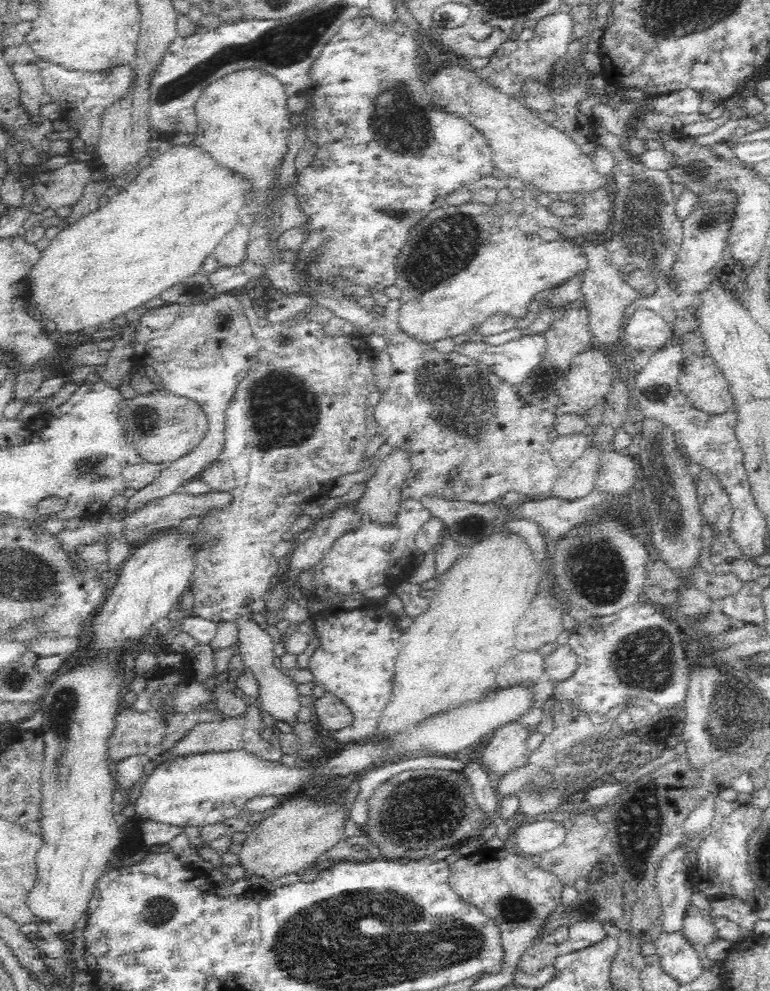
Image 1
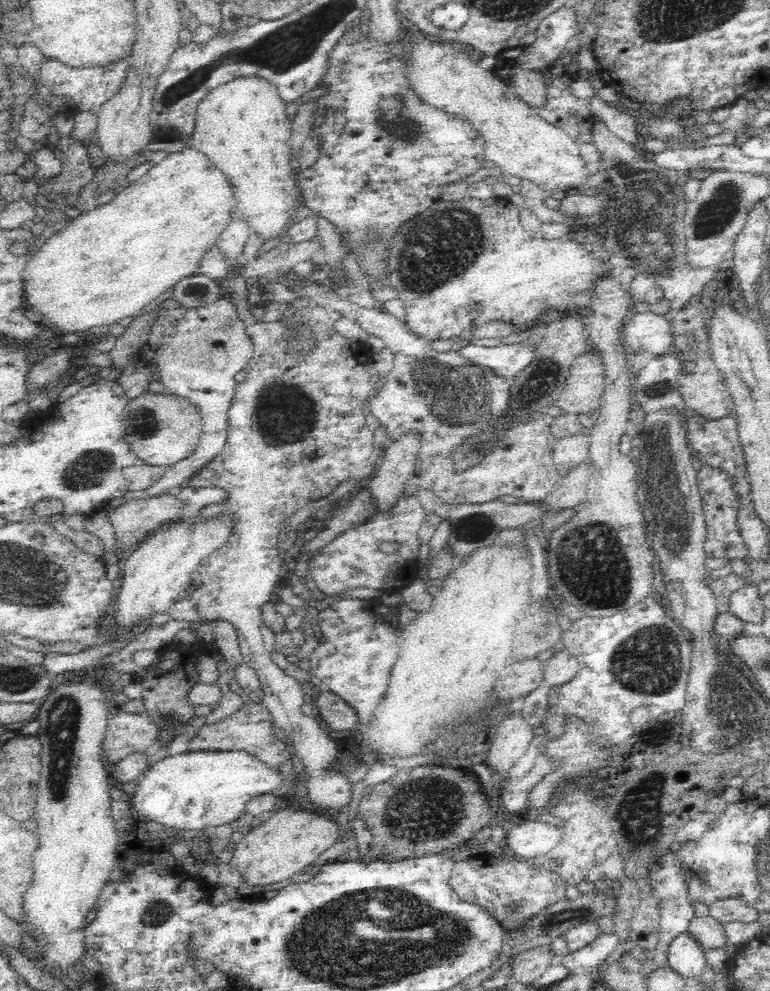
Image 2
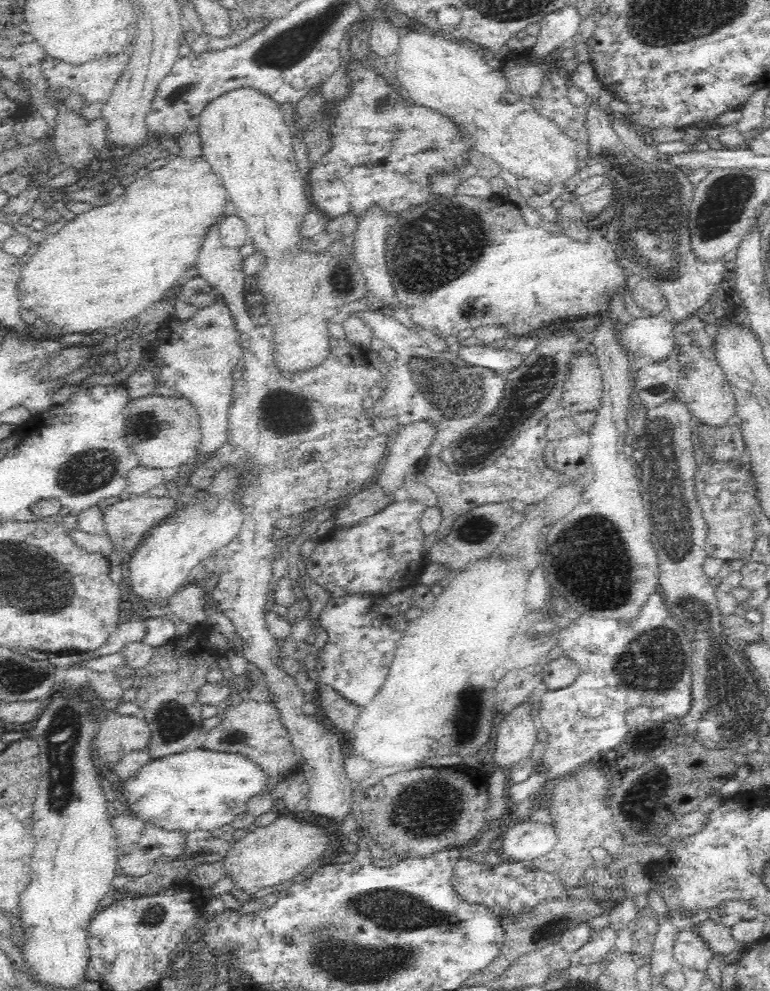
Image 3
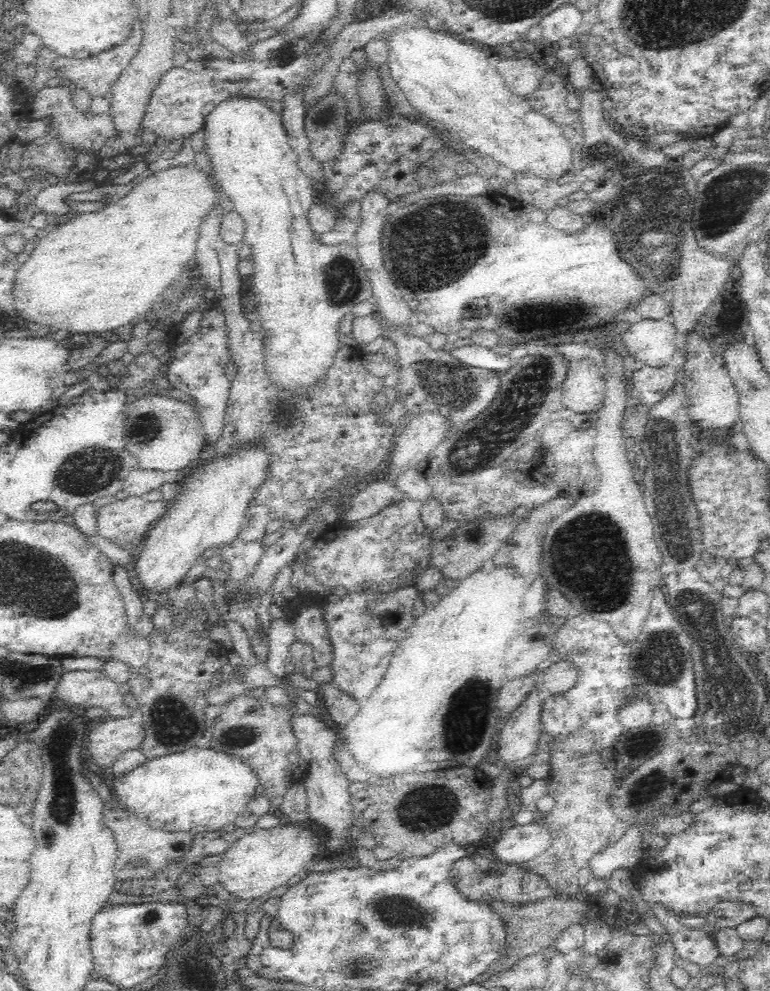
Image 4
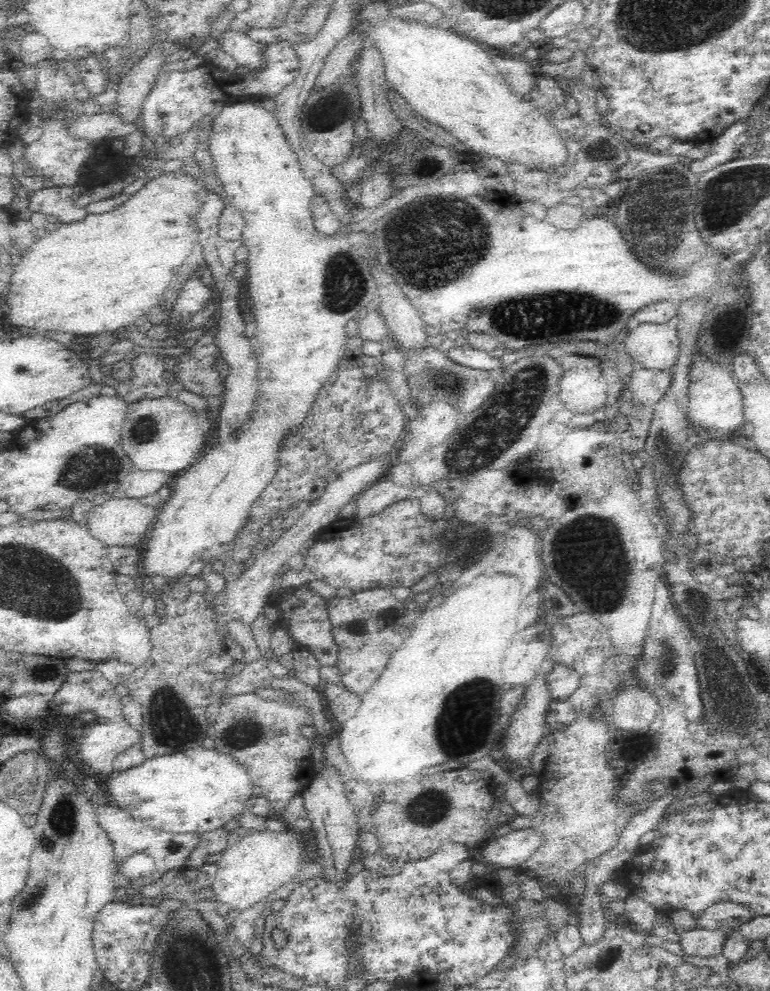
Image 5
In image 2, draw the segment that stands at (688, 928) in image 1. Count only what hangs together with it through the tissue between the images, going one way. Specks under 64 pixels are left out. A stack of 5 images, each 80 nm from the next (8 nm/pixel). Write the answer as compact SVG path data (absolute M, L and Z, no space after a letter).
M695 917L690 924L689 934L694 937L704 950L728 948L732 942L728 939L725 926L711 917Z

